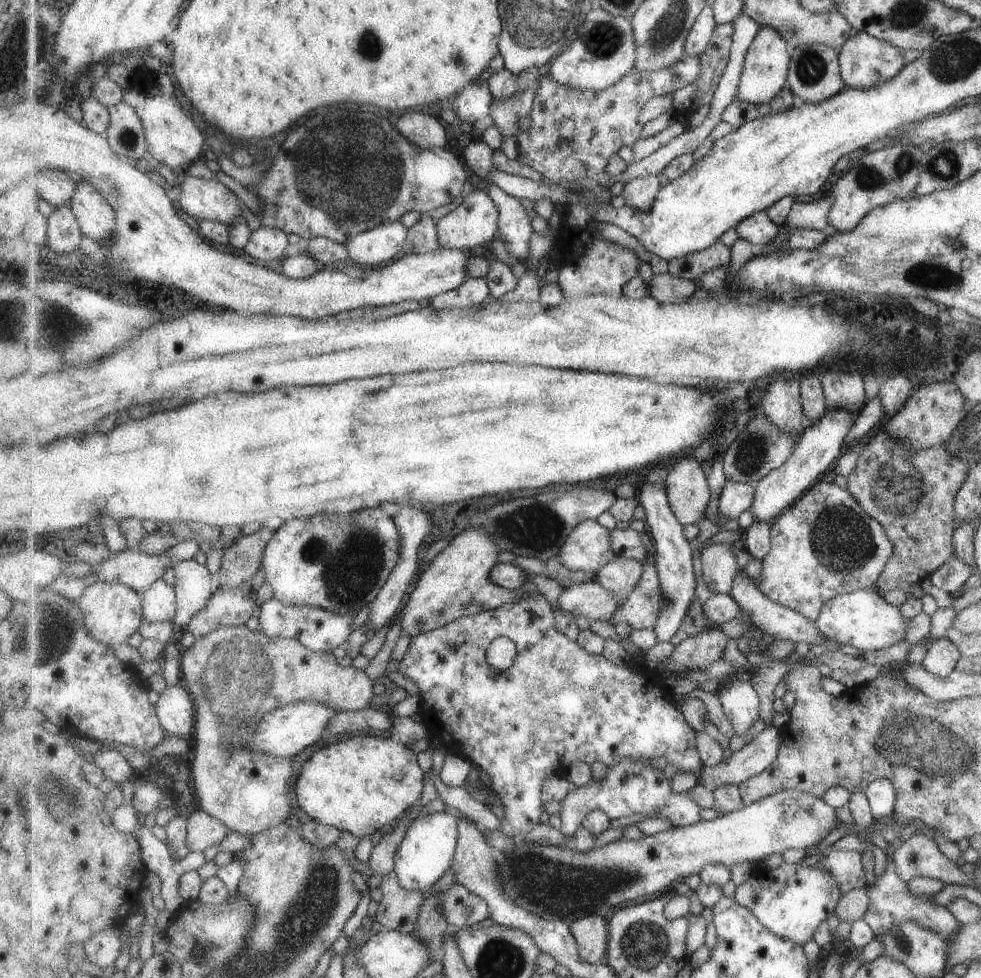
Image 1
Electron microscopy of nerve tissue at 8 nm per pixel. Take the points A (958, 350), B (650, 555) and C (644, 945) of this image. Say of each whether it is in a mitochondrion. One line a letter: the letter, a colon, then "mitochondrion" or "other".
A: other
B: other
C: mitochondrion

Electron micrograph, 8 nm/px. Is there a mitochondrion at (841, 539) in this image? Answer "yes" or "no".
yes

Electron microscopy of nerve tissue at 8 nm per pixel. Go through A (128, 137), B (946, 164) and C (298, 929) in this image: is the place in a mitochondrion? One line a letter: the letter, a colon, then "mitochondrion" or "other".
A: mitochondrion
B: mitochondrion
C: mitochondrion

